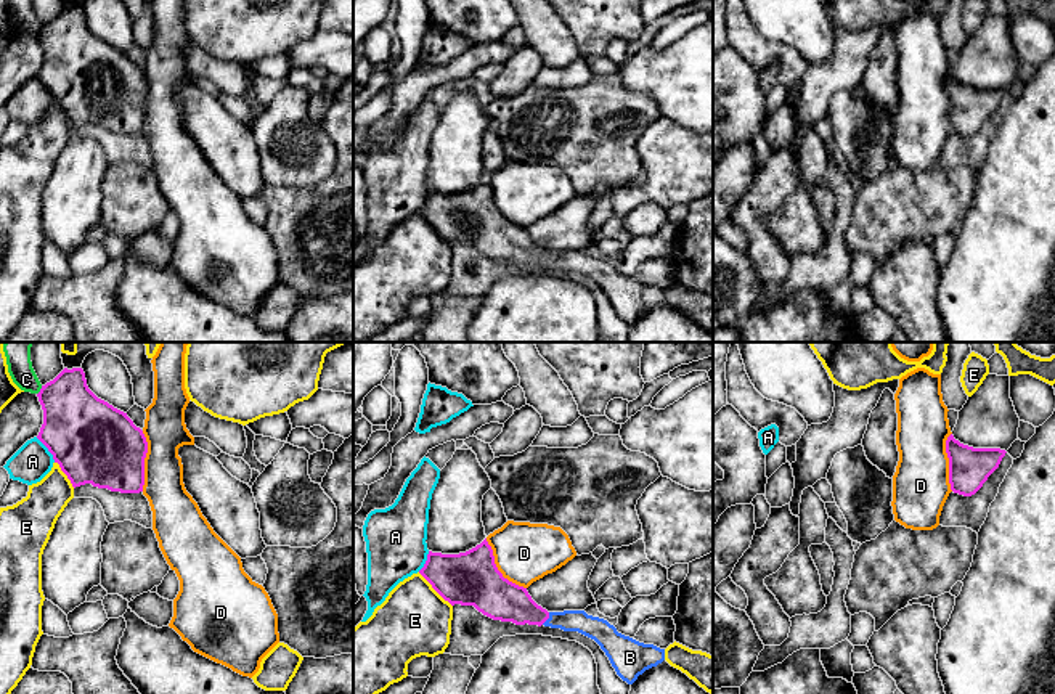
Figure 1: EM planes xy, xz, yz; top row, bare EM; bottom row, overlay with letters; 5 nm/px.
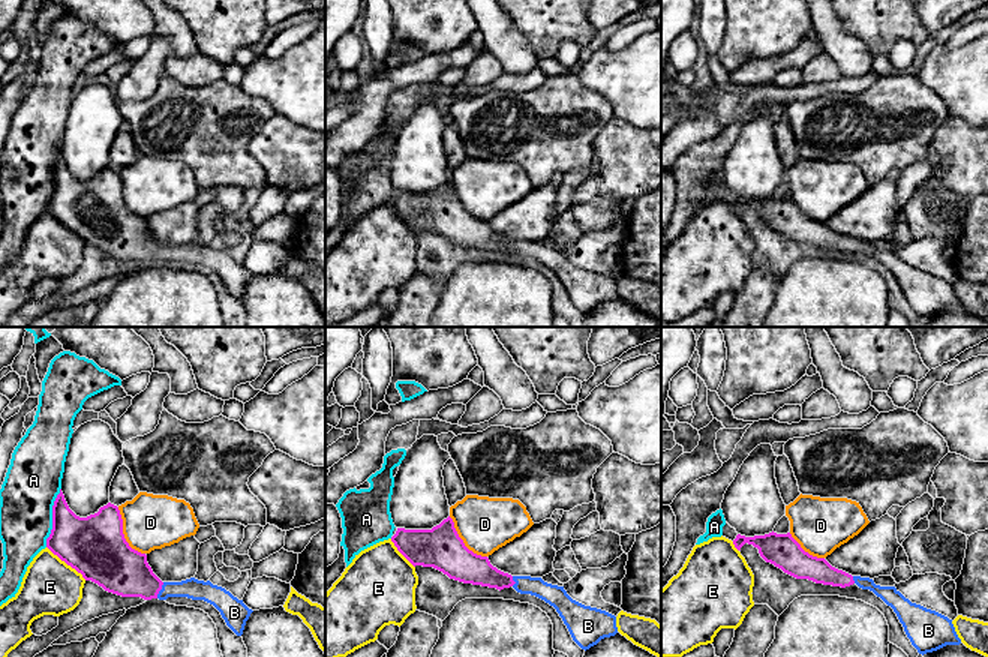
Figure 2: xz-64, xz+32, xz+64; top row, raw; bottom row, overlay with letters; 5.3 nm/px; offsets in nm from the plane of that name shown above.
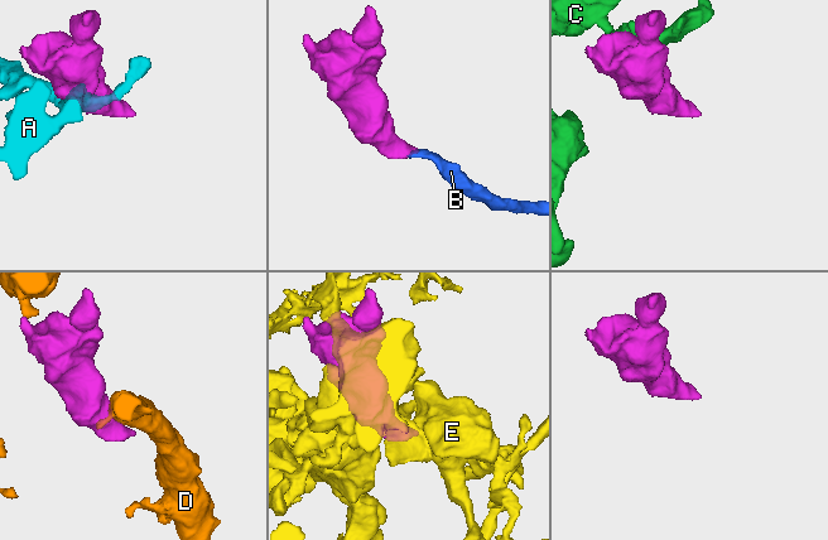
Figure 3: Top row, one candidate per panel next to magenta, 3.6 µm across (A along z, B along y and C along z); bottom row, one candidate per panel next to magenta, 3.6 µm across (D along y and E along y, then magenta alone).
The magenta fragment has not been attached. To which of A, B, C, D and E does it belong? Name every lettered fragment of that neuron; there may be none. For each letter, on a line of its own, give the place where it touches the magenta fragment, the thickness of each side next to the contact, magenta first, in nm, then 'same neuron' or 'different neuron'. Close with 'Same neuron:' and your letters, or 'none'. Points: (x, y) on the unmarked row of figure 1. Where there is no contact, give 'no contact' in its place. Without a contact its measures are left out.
A: xy (48, 90) | 400/190 nm | different neuron
B: xz (546, 259) | 200/110 nm | same neuron
C: xy (40, 31) | 340/120 nm | different neuron
D: xz (496, 209) | 280/300 nm | different neuron
E: xz (435, 230) | 280/360 nm | different neuron
Same neuron: B

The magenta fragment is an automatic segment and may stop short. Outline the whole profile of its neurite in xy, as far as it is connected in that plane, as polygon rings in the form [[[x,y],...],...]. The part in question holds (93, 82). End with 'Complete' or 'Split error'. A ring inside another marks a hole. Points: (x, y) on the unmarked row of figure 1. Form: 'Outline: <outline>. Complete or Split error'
Outline: [[[64,8],[37,37],[43,50],[37,79],[74,129],[92,124],[120,133],[143,132],[146,77],[127,53],[88,29],[82,8]]]. Complete

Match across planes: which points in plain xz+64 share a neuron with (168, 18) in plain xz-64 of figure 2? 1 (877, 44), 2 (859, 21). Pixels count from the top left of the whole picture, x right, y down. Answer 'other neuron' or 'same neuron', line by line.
1: other neuron
2: other neuron

